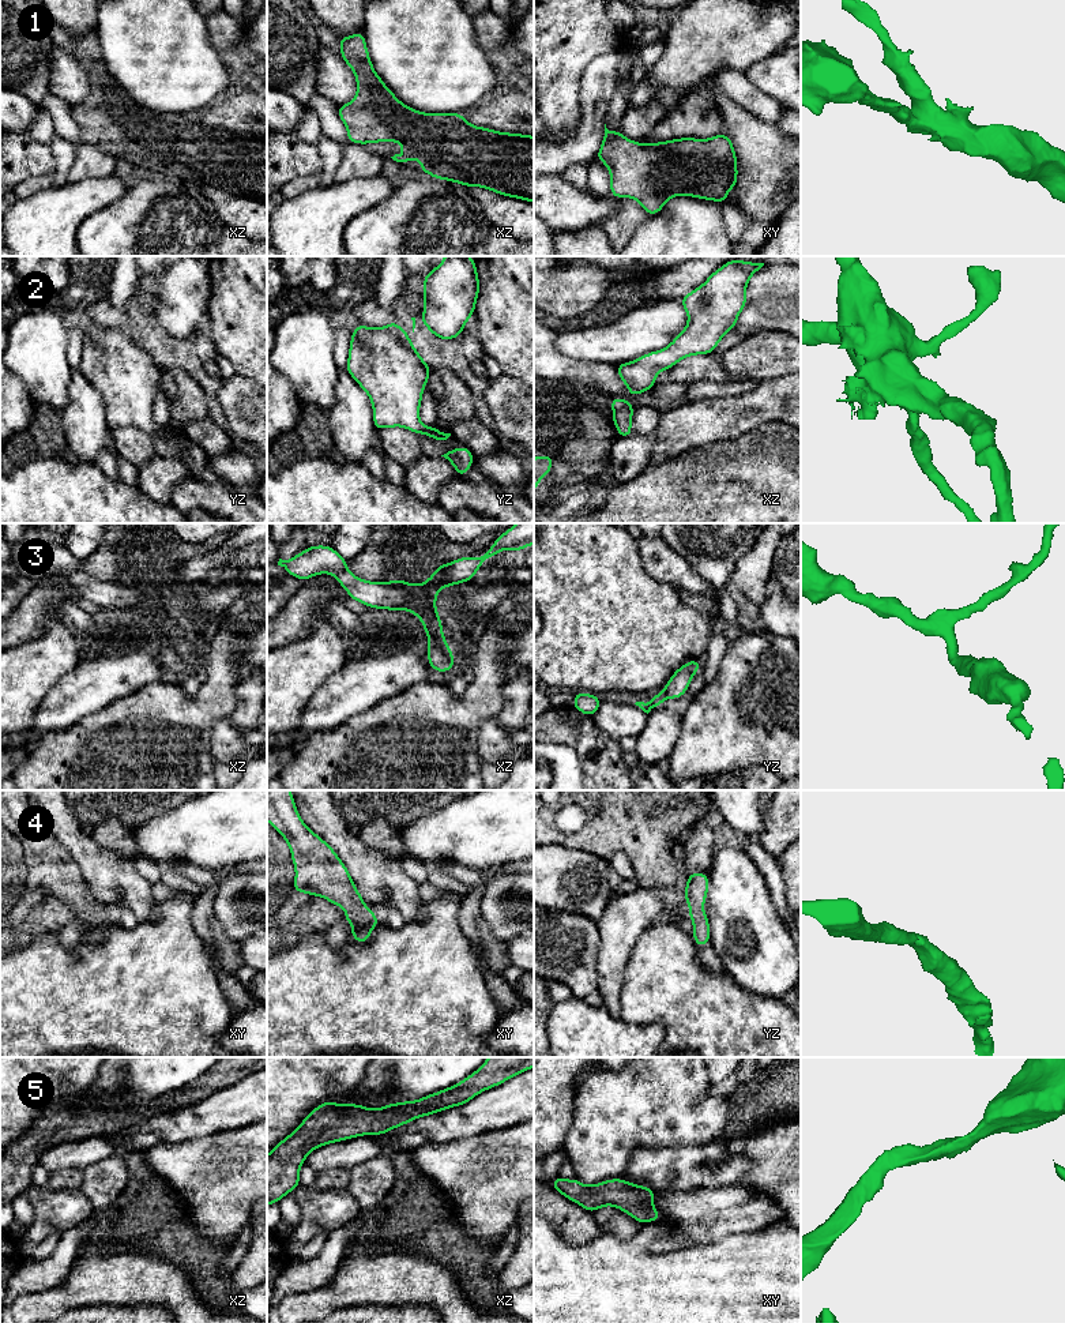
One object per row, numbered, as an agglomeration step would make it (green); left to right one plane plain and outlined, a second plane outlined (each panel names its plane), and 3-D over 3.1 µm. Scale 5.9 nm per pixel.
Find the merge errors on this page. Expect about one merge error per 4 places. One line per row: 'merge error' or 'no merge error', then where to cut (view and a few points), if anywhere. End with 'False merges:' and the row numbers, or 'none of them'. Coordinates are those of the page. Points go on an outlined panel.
1: no merge error; cut none
2: no merge error; cut none
3: no merge error; cut none
4: no merge error; cut none
5: no merge error; cut none
False merges: none of them

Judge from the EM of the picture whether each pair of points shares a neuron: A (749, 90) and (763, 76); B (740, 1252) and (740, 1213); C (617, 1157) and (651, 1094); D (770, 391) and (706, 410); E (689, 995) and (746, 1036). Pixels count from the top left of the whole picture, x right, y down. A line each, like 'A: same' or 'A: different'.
A: different
B: different
C: same
D: same
E: same

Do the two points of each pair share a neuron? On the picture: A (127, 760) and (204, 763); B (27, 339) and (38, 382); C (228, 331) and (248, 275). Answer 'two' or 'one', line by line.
A: one
B: one
C: one

